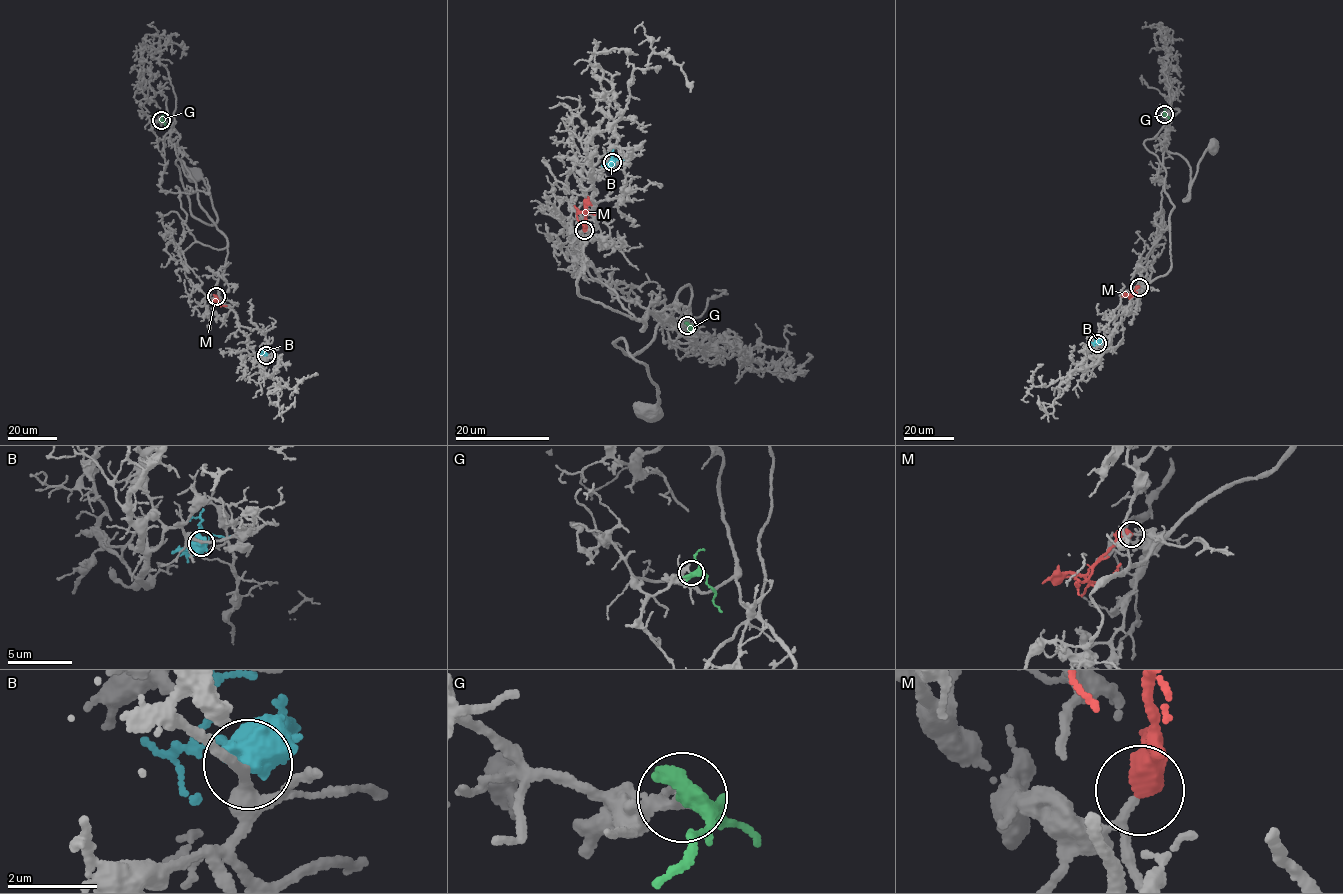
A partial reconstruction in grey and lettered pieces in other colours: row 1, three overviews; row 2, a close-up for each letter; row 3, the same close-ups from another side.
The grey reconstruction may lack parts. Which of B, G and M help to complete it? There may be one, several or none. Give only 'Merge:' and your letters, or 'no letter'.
Merge: G, M

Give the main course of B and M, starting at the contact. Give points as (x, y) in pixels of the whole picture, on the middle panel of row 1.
B: (612, 162), (612, 158), (624, 160)
M: (584, 230), (585, 215), (577, 212), (577, 219), (585, 227)

